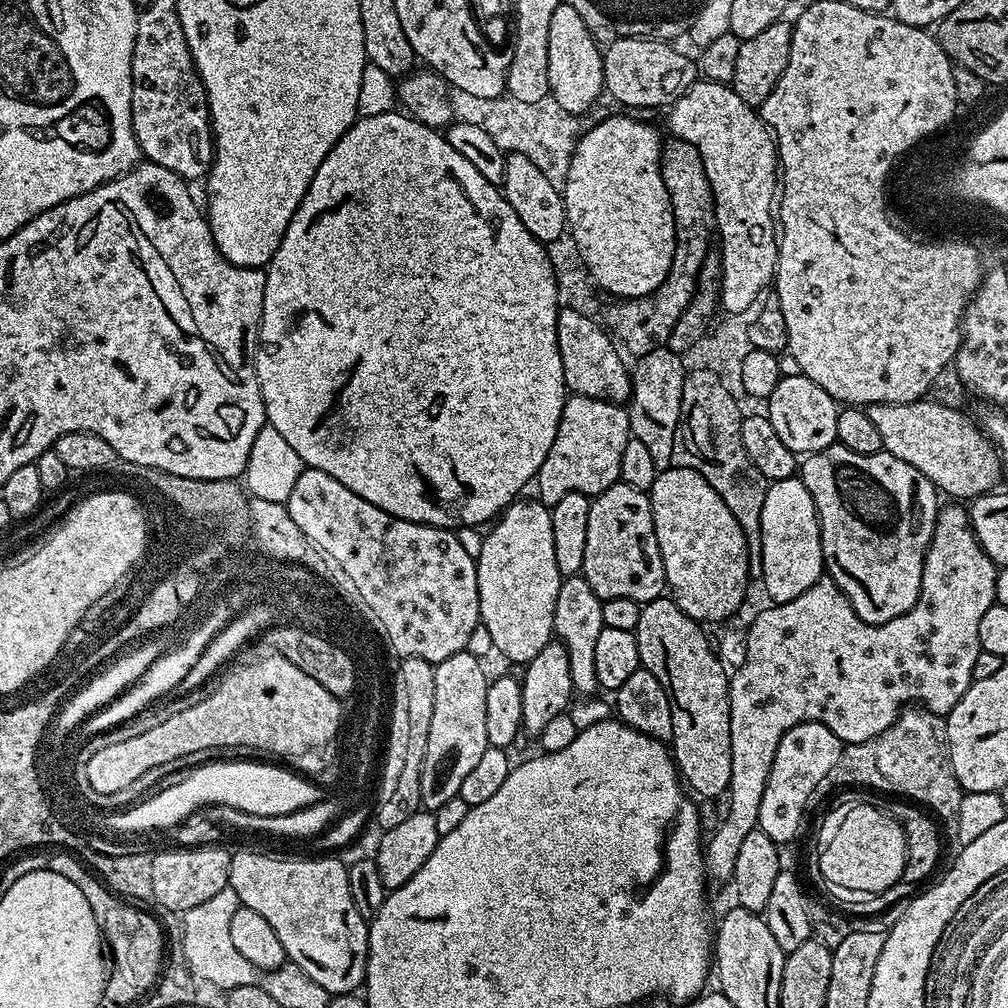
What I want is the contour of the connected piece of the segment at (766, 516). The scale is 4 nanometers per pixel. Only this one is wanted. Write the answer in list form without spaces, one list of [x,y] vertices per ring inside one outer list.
[[[799,475],[773,480],[768,485],[766,502],[762,502],[762,574],[769,601],[784,604],[798,598],[825,571],[820,545],[820,519],[816,516],[814,498]]]

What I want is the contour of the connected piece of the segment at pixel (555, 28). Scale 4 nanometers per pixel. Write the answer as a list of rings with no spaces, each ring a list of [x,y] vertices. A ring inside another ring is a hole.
[[[561,2],[550,14],[548,47],[548,91],[564,112],[584,114],[601,99],[604,86],[604,57],[601,45],[586,30],[582,14],[567,2]]]

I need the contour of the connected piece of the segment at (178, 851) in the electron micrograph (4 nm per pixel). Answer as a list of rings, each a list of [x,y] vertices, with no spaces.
[[[172,846],[169,852],[155,853],[152,856],[151,885],[153,901],[160,903],[168,912],[183,914],[194,910],[194,906],[202,906],[202,902],[210,902],[218,890],[228,887],[232,852],[221,846],[177,847]]]

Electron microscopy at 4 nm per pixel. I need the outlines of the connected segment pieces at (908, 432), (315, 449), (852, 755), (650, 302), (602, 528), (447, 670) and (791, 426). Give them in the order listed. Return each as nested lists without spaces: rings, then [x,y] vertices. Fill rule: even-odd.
[[[932,398],[899,404],[882,402],[866,408],[870,422],[882,437],[884,451],[902,462],[910,462],[945,497],[968,502],[993,491],[1002,475],[1000,454],[988,439],[983,427],[964,412],[948,404],[935,404]],[[957,496],[957,497],[956,497]]]
[[[393,110],[393,111],[391,111],[391,112],[387,112],[387,113],[386,113],[386,114],[374,114],[374,115],[373,115],[373,116],[365,116],[365,117],[363,117],[363,118],[360,118],[360,119],[357,119],[357,121],[356,121],[356,123],[355,123],[355,124],[353,124],[353,125],[352,125],[352,127],[351,127],[351,128],[349,128],[349,130],[348,130],[348,133],[347,133],[347,134],[345,134],[345,135],[344,135],[344,136],[343,136],[343,137],[342,137],[342,138],[341,138],[341,140],[340,140],[340,141],[338,141],[338,143],[336,143],[336,145],[335,145],[335,146],[334,146],[334,150],[330,150],[330,154],[326,154],[326,158],[325,158],[325,159],[324,159],[324,161],[323,161],[323,162],[322,162],[322,166],[318,166],[318,174],[314,174],[314,182],[310,182],[310,190],[306,190],[306,194],[305,194],[305,195],[304,195],[304,197],[303,197],[303,198],[302,198],[302,202],[301,202],[301,203],[300,203],[300,205],[299,205],[299,206],[298,206],[298,210],[297,210],[297,211],[296,211],[296,213],[295,213],[295,214],[294,214],[294,218],[290,218],[290,226],[286,226],[286,234],[285,234],[285,235],[284,235],[284,237],[283,237],[283,238],[282,238],[282,242],[281,242],[281,243],[280,243],[280,245],[279,245],[279,246],[278,246],[278,250],[277,250],[277,251],[276,251],[276,252],[275,252],[275,253],[274,253],[274,254],[273,254],[273,255],[272,255],[272,260],[271,260],[271,261],[270,261],[270,263],[269,263],[269,264],[268,264],[268,265],[267,265],[267,266],[266,266],[266,271],[265,271],[265,272],[264,272],[264,277],[265,277],[265,278],[266,278],[266,290],[265,290],[265,291],[264,291],[264,301],[263,301],[263,302],[262,302],[262,318],[261,318],[261,319],[260,319],[260,338],[259,338],[259,341],[258,341],[258,343],[257,343],[257,346],[256,346],[256,373],[257,373],[257,374],[258,374],[258,382],[259,382],[259,383],[260,383],[260,393],[261,393],[261,394],[262,394],[262,398],[263,398],[263,399],[264,399],[264,414],[265,414],[265,417],[266,417],[266,420],[267,420],[267,423],[269,423],[269,424],[272,424],[272,425],[273,425],[273,426],[274,426],[274,430],[278,430],[278,434],[282,434],[282,438],[286,438],[286,442],[287,442],[287,443],[288,443],[288,444],[289,444],[289,446],[291,446],[291,448],[292,448],[292,449],[294,449],[294,450],[295,450],[295,452],[296,452],[296,453],[298,453],[298,458],[299,458],[299,459],[300,459],[300,460],[301,460],[301,462],[302,462],[302,463],[304,463],[304,464],[305,464],[305,466],[307,466],[307,467],[310,467],[310,468],[317,468],[317,469],[318,469],[318,470],[322,470],[322,471],[323,471],[323,472],[325,472],[325,473],[326,473],[326,474],[330,474],[330,478],[338,478],[338,482],[342,482],[342,486],[346,486],[346,490],[354,490],[354,494],[358,494],[358,498],[366,498],[366,502],[370,502],[370,503],[371,503],[371,504],[373,504],[373,505],[374,505],[374,506],[378,506],[378,507],[379,507],[379,508],[381,508],[381,509],[382,509],[382,510],[386,510],[386,514],[390,514],[390,515],[391,515],[391,516],[397,516],[397,517],[398,517],[398,518],[402,518],[402,519],[403,519],[403,520],[409,520],[409,521],[410,521],[410,522],[414,522],[414,523],[415,523],[415,524],[428,524],[428,525],[430,525],[430,526],[431,526],[431,528],[447,528],[447,529],[449,529],[449,530],[457,530],[457,529],[459,529],[459,528],[462,528],[462,527],[472,527],[472,528],[474,528],[474,526],[475,526],[475,524],[476,524],[476,523],[480,523],[480,522],[486,522],[486,521],[487,521],[487,520],[491,520],[491,519],[493,519],[493,518],[496,518],[496,517],[499,517],[499,515],[500,515],[500,513],[501,513],[501,512],[503,512],[503,511],[504,511],[504,509],[505,509],[505,508],[507,508],[507,507],[508,507],[508,505],[509,505],[509,504],[511,504],[511,503],[512,503],[512,501],[513,501],[513,500],[515,500],[515,499],[517,499],[517,497],[519,497],[519,496],[520,496],[520,495],[521,495],[521,493],[523,493],[523,492],[520,492],[520,491],[522,491],[522,490],[523,490],[523,488],[524,488],[524,487],[526,487],[526,486],[527,486],[527,484],[529,484],[529,485],[531,485],[531,484],[532,484],[532,483],[533,483],[533,481],[535,481],[535,479],[536,479],[536,473],[537,473],[537,472],[539,472],[539,470],[540,470],[540,467],[541,467],[541,466],[542,466],[542,462],[546,462],[546,454],[550,454],[550,446],[554,446],[554,434],[558,434],[558,422],[559,422],[559,421],[560,421],[560,419],[561,419],[561,418],[562,418],[562,410],[563,410],[563,409],[564,409],[564,401],[565,401],[565,399],[566,399],[566,389],[565,389],[565,387],[564,387],[564,375],[563,375],[563,374],[562,374],[562,354],[561,354],[561,353],[560,353],[560,351],[559,351],[559,350],[558,350],[558,334],[557,334],[557,333],[556,333],[556,315],[558,315],[558,314],[559,314],[559,312],[560,312],[560,309],[561,309],[561,307],[562,307],[562,301],[560,301],[560,300],[559,300],[559,298],[558,298],[558,297],[556,297],[556,294],[557,294],[557,295],[558,295],[558,274],[557,274],[557,272],[555,272],[555,270],[553,270],[553,269],[552,269],[552,266],[551,266],[551,260],[550,260],[550,258],[549,258],[549,257],[548,257],[548,250],[547,250],[547,247],[545,247],[545,245],[544,245],[544,244],[543,244],[543,243],[540,243],[540,242],[539,242],[539,241],[537,241],[537,240],[536,240],[536,238],[535,238],[535,237],[534,237],[534,236],[533,236],[533,235],[532,235],[532,234],[530,234],[530,232],[529,232],[529,230],[526,230],[526,228],[525,228],[525,226],[524,226],[524,225],[523,225],[523,224],[522,224],[522,221],[521,221],[521,219],[520,219],[520,217],[519,217],[519,216],[518,216],[518,214],[516,214],[516,213],[515,213],[515,212],[514,212],[514,210],[513,210],[513,209],[512,209],[512,208],[511,208],[511,206],[510,206],[510,202],[508,202],[508,201],[507,201],[507,198],[506,198],[506,197],[504,197],[504,194],[503,194],[503,191],[501,191],[501,189],[500,189],[500,188],[499,188],[499,187],[497,187],[497,185],[494,185],[494,184],[492,184],[492,183],[491,183],[491,182],[490,182],[490,181],[489,181],[489,180],[487,180],[487,179],[486,179],[486,178],[482,178],[482,174],[478,174],[478,170],[474,170],[474,165],[472,165],[472,164],[471,164],[471,163],[470,163],[470,162],[466,162],[466,158],[462,158],[462,154],[458,154],[458,150],[454,150],[454,146],[450,146],[450,142],[449,142],[449,141],[448,141],[448,140],[447,140],[447,138],[445,138],[445,137],[444,137],[444,136],[443,136],[443,135],[441,135],[441,133],[440,133],[440,132],[439,132],[439,131],[437,131],[437,129],[434,129],[434,128],[432,128],[432,127],[428,127],[428,126],[426,126],[426,125],[424,125],[424,124],[423,124],[423,123],[422,123],[422,122],[421,122],[421,121],[418,121],[418,120],[416,120],[416,119],[413,119],[413,118],[412,118],[412,116],[410,116],[410,115],[408,115],[408,114],[405,114],[405,113],[404,113],[404,112],[403,112],[403,111],[400,111],[400,110]]]
[[[923,710],[901,711],[899,718],[873,740],[844,744],[838,762],[830,774],[822,778],[820,788],[836,788],[839,784],[861,784],[864,788],[884,787],[893,797],[907,798],[923,806],[942,822],[945,837],[958,834],[958,806],[962,806],[964,789],[960,787],[950,762],[948,721],[945,717]]]
[[[668,164],[662,171],[663,184],[670,196],[671,214],[674,215],[675,248],[670,270],[659,288],[649,296],[633,297],[623,301],[622,310],[612,317],[609,329],[621,347],[634,358],[665,347],[674,326],[690,304],[696,292],[697,276],[702,262],[712,246],[710,234],[715,229],[716,202],[705,170],[689,164]]]
[[[617,482],[592,500],[582,575],[601,602],[610,598],[647,602],[657,599],[665,591],[662,554],[654,534],[652,502],[648,492]]]
[[[467,650],[458,654],[450,654],[450,658],[446,658],[441,664],[436,665],[436,673],[434,674],[434,715],[430,721],[430,734],[426,738],[426,758],[422,758],[422,774],[418,782],[418,790],[420,791],[420,807],[424,810],[435,810],[438,806],[450,802],[450,798],[460,795],[462,790],[462,781],[466,779],[466,774],[470,774],[471,768],[475,766],[482,758],[482,754],[486,754],[486,750],[490,747],[486,738],[486,690],[490,683],[490,676],[484,673],[481,657],[470,654]]]
[[[805,376],[780,377],[778,386],[774,386],[774,394],[770,394],[766,401],[766,415],[768,421],[774,426],[778,438],[786,442],[791,452],[807,454],[817,452],[836,443],[838,430],[837,401],[832,399],[822,386],[815,384]]]

